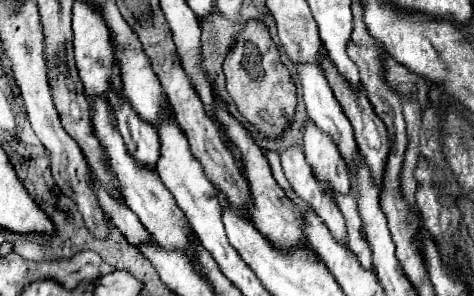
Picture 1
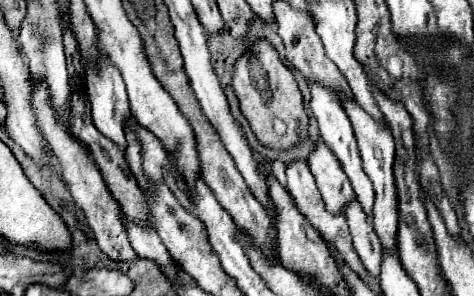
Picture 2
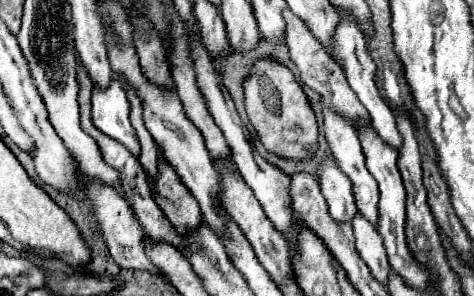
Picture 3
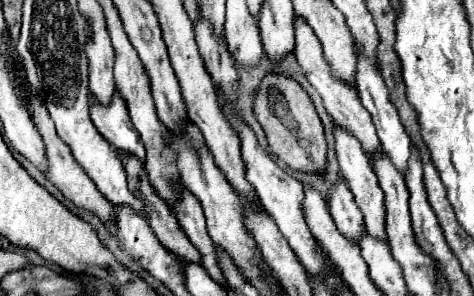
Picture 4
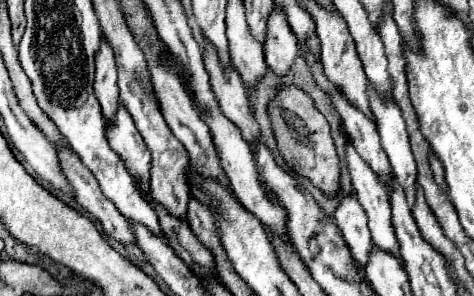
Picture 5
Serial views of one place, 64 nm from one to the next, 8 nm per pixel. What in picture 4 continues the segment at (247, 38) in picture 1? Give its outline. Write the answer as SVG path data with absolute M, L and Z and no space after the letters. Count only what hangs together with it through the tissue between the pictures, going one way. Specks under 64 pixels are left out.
M268 72L254 94L252 112L266 134L270 152L276 154L282 162L286 162L294 170L304 170L304 172L316 172L324 168L326 162L324 128L310 96L294 78Z

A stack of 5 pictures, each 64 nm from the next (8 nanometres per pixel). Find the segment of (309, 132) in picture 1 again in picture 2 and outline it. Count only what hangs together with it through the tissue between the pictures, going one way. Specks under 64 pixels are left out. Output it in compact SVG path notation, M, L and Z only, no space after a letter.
M324 140L314 144L314 150L308 156L308 166L316 178L322 200L328 204L328 208L332 208L332 212L342 212L344 204L354 198L354 190L342 170L342 164Z

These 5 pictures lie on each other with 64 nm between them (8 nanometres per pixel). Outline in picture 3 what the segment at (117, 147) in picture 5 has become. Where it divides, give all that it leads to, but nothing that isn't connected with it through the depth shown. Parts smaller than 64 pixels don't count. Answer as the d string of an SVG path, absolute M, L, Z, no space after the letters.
M112 76L106 88L92 88L92 122L106 136L124 144L134 156L140 154L140 144L128 120L130 102L124 84L118 76Z

